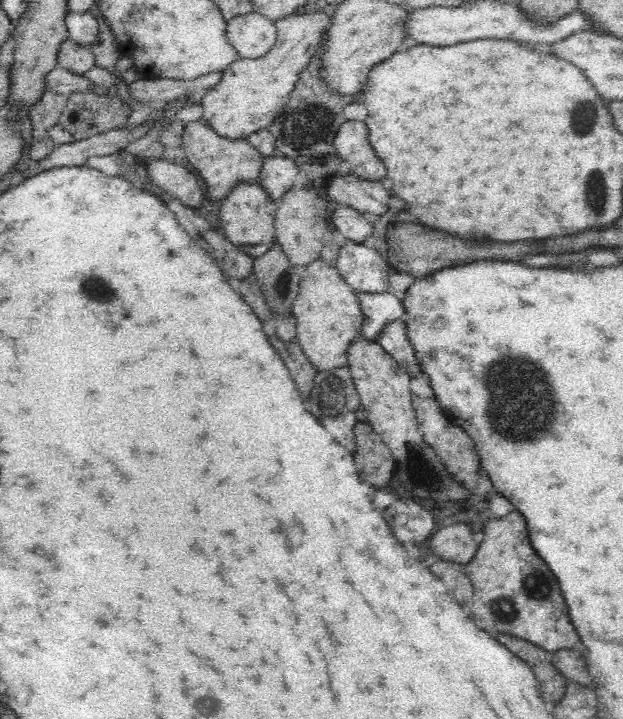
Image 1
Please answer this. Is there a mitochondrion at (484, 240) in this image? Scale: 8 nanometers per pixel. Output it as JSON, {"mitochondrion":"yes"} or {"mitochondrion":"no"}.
{"mitochondrion":"no"}

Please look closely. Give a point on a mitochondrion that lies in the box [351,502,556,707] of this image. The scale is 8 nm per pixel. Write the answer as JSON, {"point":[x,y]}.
{"point":[506,611]}

